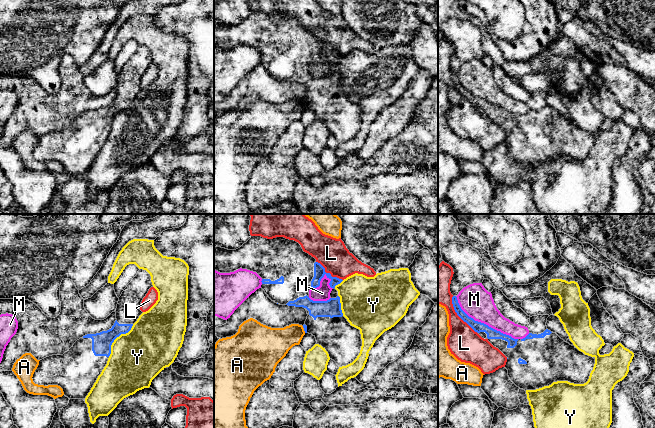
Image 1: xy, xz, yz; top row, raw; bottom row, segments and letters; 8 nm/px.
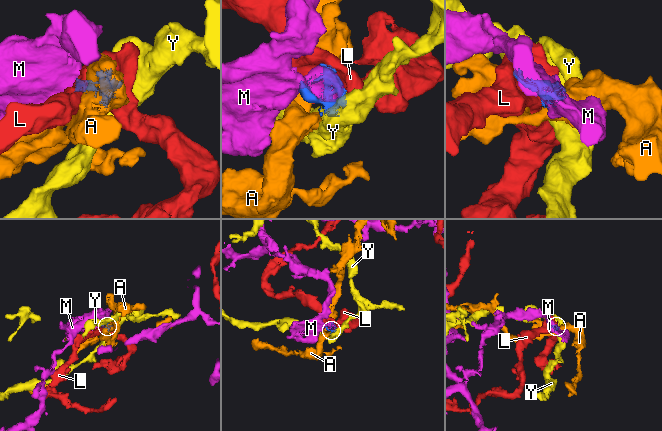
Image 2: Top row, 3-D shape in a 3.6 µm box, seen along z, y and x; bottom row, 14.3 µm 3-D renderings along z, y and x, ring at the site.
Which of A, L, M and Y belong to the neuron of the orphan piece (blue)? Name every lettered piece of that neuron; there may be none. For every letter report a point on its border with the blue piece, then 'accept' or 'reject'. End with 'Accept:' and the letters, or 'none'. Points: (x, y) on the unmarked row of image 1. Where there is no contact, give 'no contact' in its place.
A: xz (304, 105) | reject
L: yz (458, 91) | reject
M: yz (483, 99) | reject
Y: xy (116, 113) | reject
Accept: none

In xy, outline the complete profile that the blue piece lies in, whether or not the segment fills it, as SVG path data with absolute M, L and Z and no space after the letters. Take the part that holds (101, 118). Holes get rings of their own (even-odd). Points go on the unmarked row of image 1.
M140 45L119 73L115 87L117 96L112 104L83 112L63 131L52 131L40 136L32 153L33 158L44 162L58 161L69 175L85 175L107 140L114 116L121 110L128 109L143 89L140 86L140 81L151 63L153 61L150 50L146 46Z

